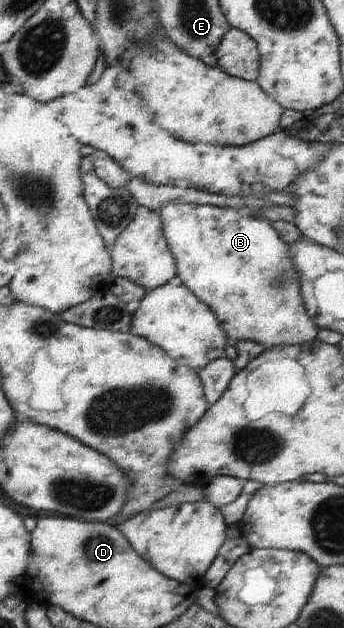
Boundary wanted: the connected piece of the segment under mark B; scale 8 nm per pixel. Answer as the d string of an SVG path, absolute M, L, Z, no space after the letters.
M167 202L164 206L159 208L159 217L164 238L167 240L169 251L175 260L177 281L183 284L187 289L190 289L190 292L194 293L194 296L198 297L199 301L202 301L214 311L222 330L231 341L249 340L262 344L265 349L269 349L280 345L294 346L304 343L309 344L317 338L318 329L306 314L299 291L300 282L296 268L293 267L293 262L290 260L287 245L280 240L280 237L278 237L276 231L272 228L272 225L268 223L268 220L252 217L252 215L248 215L245 211L241 212L233 208L173 202Z

